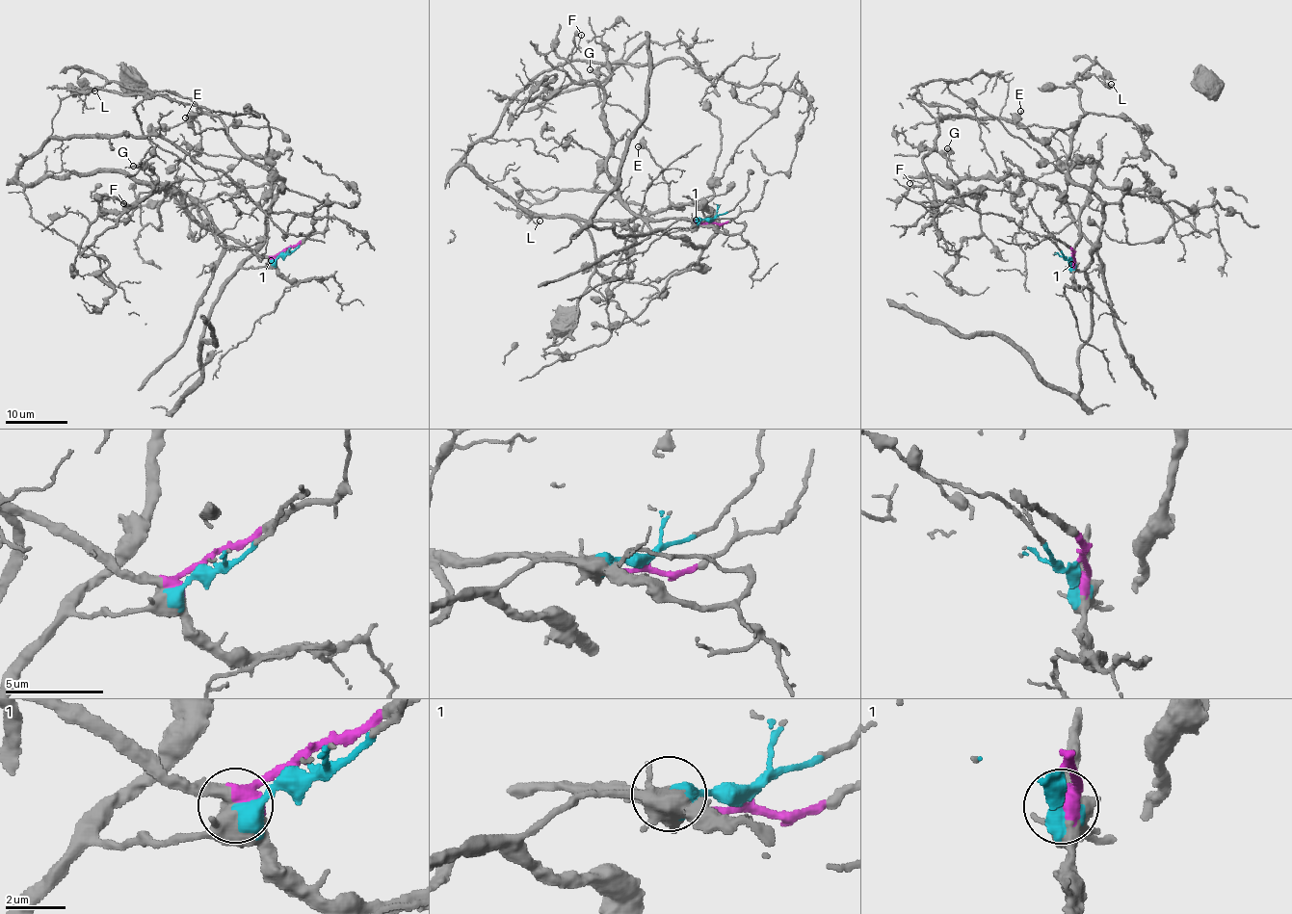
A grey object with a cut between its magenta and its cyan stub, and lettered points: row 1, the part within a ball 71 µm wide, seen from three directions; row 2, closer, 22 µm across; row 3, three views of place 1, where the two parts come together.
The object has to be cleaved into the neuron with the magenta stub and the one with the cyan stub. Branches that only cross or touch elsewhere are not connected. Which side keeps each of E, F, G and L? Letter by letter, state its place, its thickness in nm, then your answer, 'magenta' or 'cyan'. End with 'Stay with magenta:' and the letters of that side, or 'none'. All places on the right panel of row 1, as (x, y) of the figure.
E: (1020, 111) | 220 nm | cyan
F: (909, 183) | 100 nm | magenta
G: (947, 148) | 340 nm | magenta
L: (1111, 84) | 110 nm | cyan
Stay with magenta: F, G

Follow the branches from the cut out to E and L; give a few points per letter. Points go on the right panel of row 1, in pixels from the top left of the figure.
E: (1070, 258), (1073, 271), (1091, 261), (1102, 201), (1070, 178), (1067, 136), (1054, 127), (1018, 127), (1021, 111)
L: (1070, 258), (1073, 271), (1091, 261), (1102, 212), (1067, 169), (1084, 114), (1074, 81), (1078, 73), (1111, 83)

